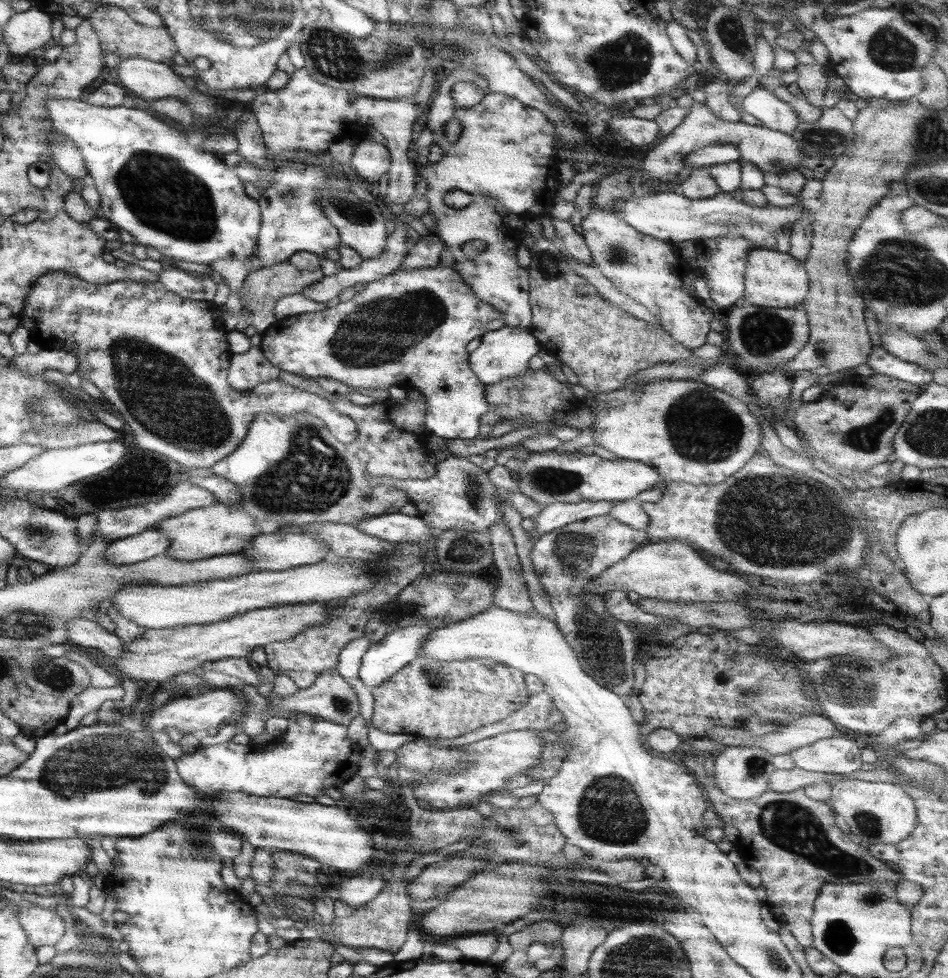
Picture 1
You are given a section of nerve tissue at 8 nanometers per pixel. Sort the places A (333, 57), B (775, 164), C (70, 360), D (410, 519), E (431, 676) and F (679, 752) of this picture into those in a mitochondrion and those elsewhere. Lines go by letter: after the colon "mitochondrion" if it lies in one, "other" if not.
A: mitochondrion
B: mitochondrion
C: other
D: other
E: mitochondrion
F: other

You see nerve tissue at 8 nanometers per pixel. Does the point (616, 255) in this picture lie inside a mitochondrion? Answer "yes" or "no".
yes

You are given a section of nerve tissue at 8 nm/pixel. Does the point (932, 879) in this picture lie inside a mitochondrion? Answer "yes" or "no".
no

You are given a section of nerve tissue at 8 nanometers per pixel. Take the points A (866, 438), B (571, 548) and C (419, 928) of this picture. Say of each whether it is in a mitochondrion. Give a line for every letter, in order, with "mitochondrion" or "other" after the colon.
A: mitochondrion
B: mitochondrion
C: other

